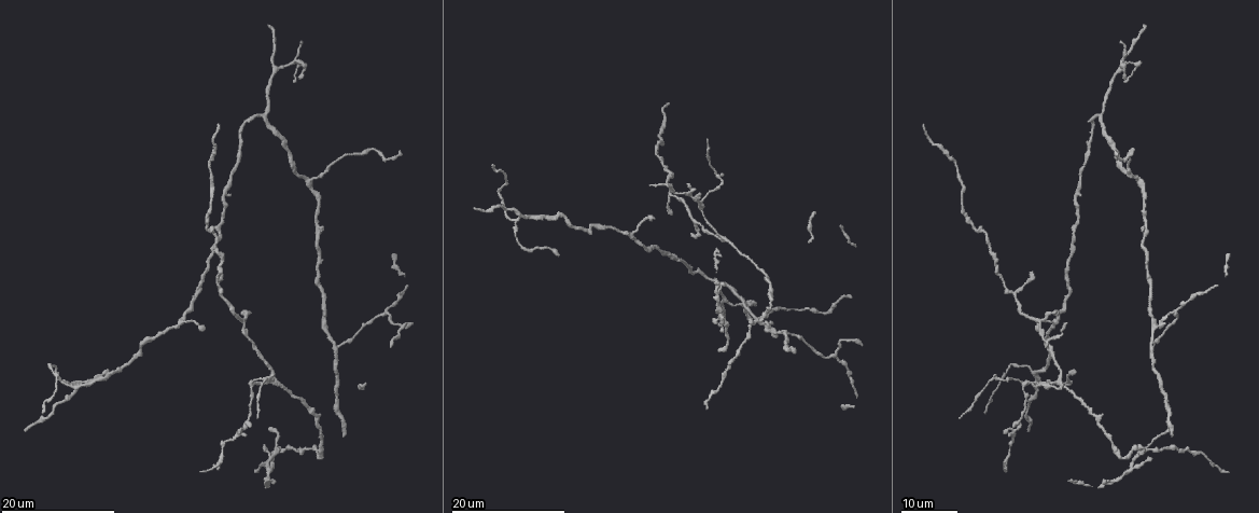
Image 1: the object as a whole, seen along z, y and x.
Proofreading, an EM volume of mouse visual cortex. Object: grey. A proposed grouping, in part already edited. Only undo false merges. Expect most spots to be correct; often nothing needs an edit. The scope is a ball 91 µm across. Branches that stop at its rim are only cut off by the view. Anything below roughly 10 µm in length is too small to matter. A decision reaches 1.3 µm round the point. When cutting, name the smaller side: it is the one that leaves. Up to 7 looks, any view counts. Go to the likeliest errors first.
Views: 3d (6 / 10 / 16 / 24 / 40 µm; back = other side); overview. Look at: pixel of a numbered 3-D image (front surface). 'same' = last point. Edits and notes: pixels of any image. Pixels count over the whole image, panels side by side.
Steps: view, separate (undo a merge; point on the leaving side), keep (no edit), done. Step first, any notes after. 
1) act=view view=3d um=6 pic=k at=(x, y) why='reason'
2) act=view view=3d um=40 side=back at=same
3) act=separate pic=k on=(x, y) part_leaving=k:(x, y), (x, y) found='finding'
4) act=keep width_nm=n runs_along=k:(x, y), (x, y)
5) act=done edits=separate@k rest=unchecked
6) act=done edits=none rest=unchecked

act=view view=3d um=16 pic=1 at=(1154, 348) why='four arms meet'

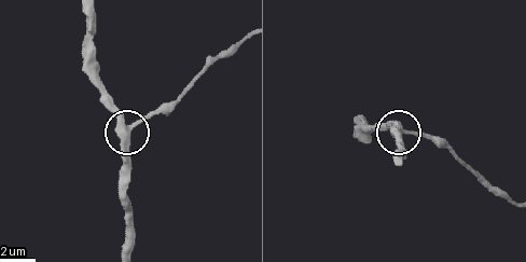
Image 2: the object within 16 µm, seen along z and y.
act=view view=3d um=10 pic=2 at=(129, 128)

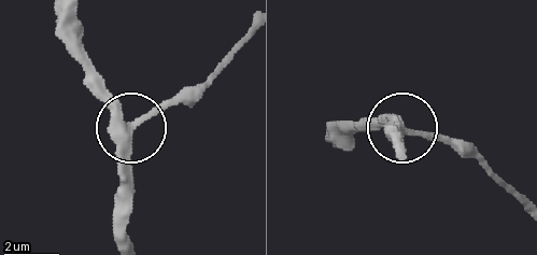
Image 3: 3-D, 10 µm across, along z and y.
act=keep arms=4 runs_along=3:(68, 12), (70, 54), (128, 130), (130, 197) found='one neuron here'

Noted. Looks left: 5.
act=view view=3d um=16 pic=1 at=(250, 385) why='small branch off a trunk'

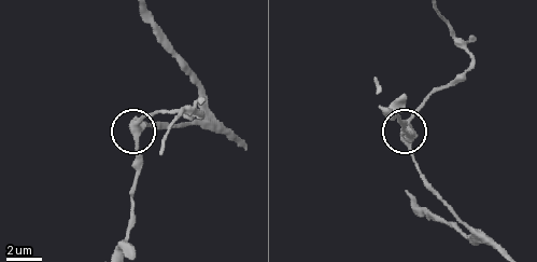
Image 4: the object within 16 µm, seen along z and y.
act=view view=3d um=6 pic=4 at=(132, 133)

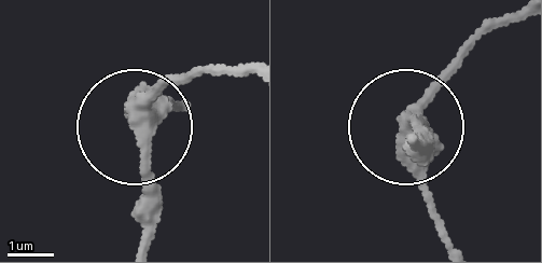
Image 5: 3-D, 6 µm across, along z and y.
act=keep width_nm=370 found='one neuron here'

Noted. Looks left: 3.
act=view view=3d um=24 pic=1 at=(738, 305) why='sudden change in width'

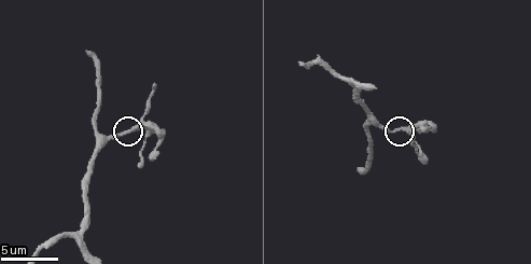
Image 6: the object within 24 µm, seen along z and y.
act=view view=3d um=10 pic=6 at=(130, 132)

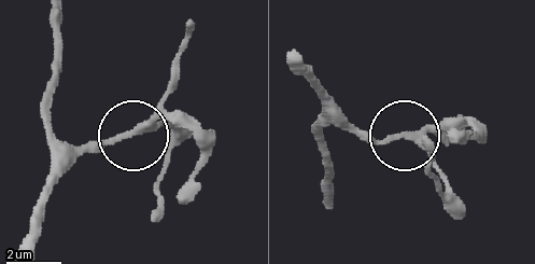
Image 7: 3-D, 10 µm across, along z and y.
act=keep arms=3 runs_along=7:(296, 55), (345, 120), (386, 140), (414, 140), (461, 200) found='all the same neuron'

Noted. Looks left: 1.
act=done edits=none rest=unchecked

